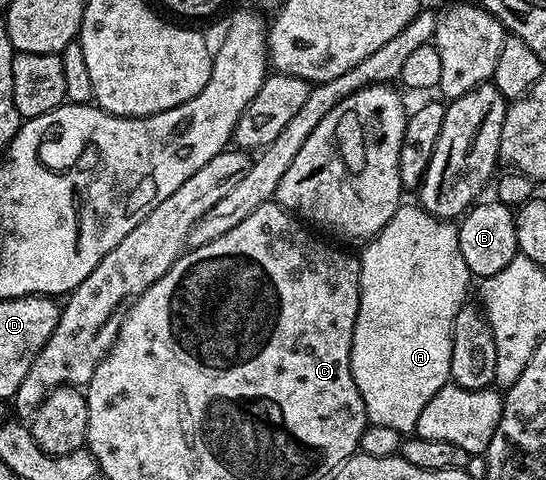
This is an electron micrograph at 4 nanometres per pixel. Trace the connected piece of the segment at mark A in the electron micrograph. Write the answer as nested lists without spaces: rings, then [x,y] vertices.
[[[400,203],[399,208],[385,222],[383,229],[366,241],[363,256],[358,257],[359,262],[359,309],[357,310],[357,322],[353,330],[353,342],[351,343],[351,373],[353,382],[357,390],[361,390],[361,402],[365,402],[367,419],[371,424],[377,426],[387,426],[402,434],[414,433],[417,426],[417,418],[421,418],[421,410],[425,410],[425,405],[441,386],[445,386],[451,379],[451,359],[453,358],[453,322],[457,314],[463,309],[464,304],[468,303],[467,287],[473,283],[473,277],[469,266],[465,266],[465,258],[461,255],[461,242],[459,241],[458,227],[451,220],[441,220],[429,213],[418,203]]]

